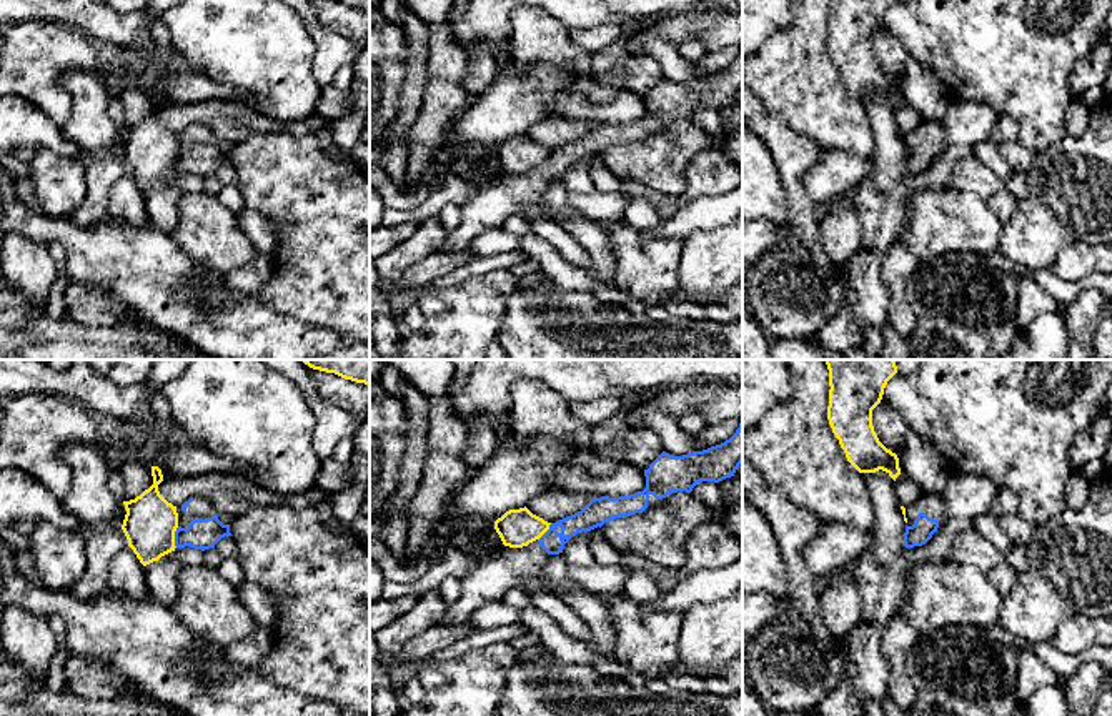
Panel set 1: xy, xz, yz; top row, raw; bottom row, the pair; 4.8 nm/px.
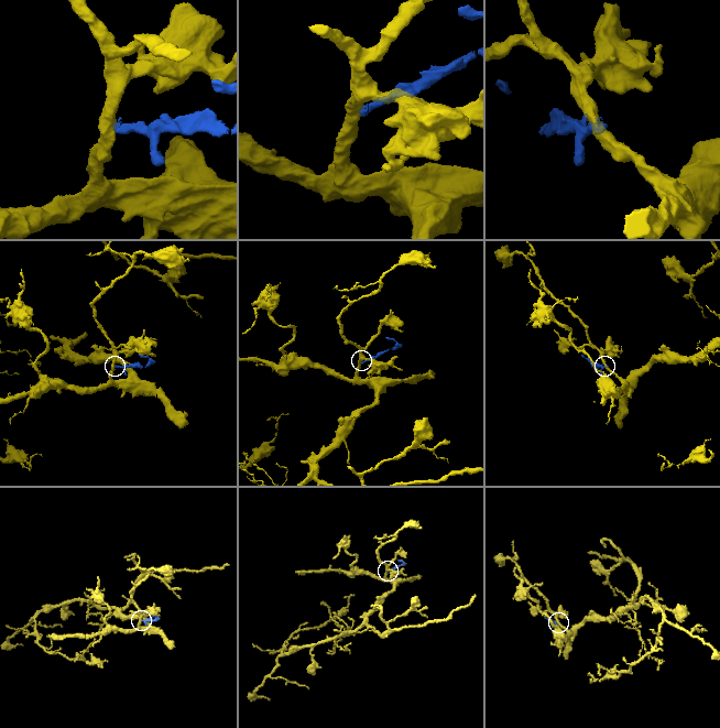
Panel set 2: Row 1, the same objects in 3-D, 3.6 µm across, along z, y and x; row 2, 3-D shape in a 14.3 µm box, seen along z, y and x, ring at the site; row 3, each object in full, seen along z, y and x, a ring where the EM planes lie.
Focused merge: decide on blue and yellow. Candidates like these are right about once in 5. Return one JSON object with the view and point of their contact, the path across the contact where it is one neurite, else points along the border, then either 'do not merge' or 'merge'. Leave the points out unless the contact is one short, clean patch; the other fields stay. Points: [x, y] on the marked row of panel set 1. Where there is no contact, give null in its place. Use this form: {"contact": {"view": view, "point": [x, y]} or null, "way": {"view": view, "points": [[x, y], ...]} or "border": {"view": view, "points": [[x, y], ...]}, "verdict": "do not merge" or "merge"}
{"contact": {"view": "xy", "point": [175, 536]}, "border": {"view": "xy", "points": [[178, 527], [175, 546]]}, "verdict": "do not merge"}

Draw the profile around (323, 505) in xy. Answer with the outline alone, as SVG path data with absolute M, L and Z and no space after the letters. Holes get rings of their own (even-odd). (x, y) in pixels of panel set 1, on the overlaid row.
M330 498L318 500L315 506L321 513L325 525L331 531L340 533L340 535L351 533L350 526L340 523L338 518L335 516Z

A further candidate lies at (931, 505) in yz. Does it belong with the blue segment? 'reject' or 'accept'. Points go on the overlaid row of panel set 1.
accept

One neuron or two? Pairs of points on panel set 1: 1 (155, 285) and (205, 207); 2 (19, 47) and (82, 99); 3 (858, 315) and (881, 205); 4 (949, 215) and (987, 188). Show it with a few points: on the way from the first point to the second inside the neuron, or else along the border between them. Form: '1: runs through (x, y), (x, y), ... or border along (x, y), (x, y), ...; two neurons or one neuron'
1: border along (168, 233), (187, 253), (210, 268); two neurons
2: border along (94, 70), (64, 75), (70, 97), (64, 124); two neurons
3: runs through (866, 288), (866, 267), (881, 232); one neuron
4: border along (949, 185), (986, 200); two neurons

